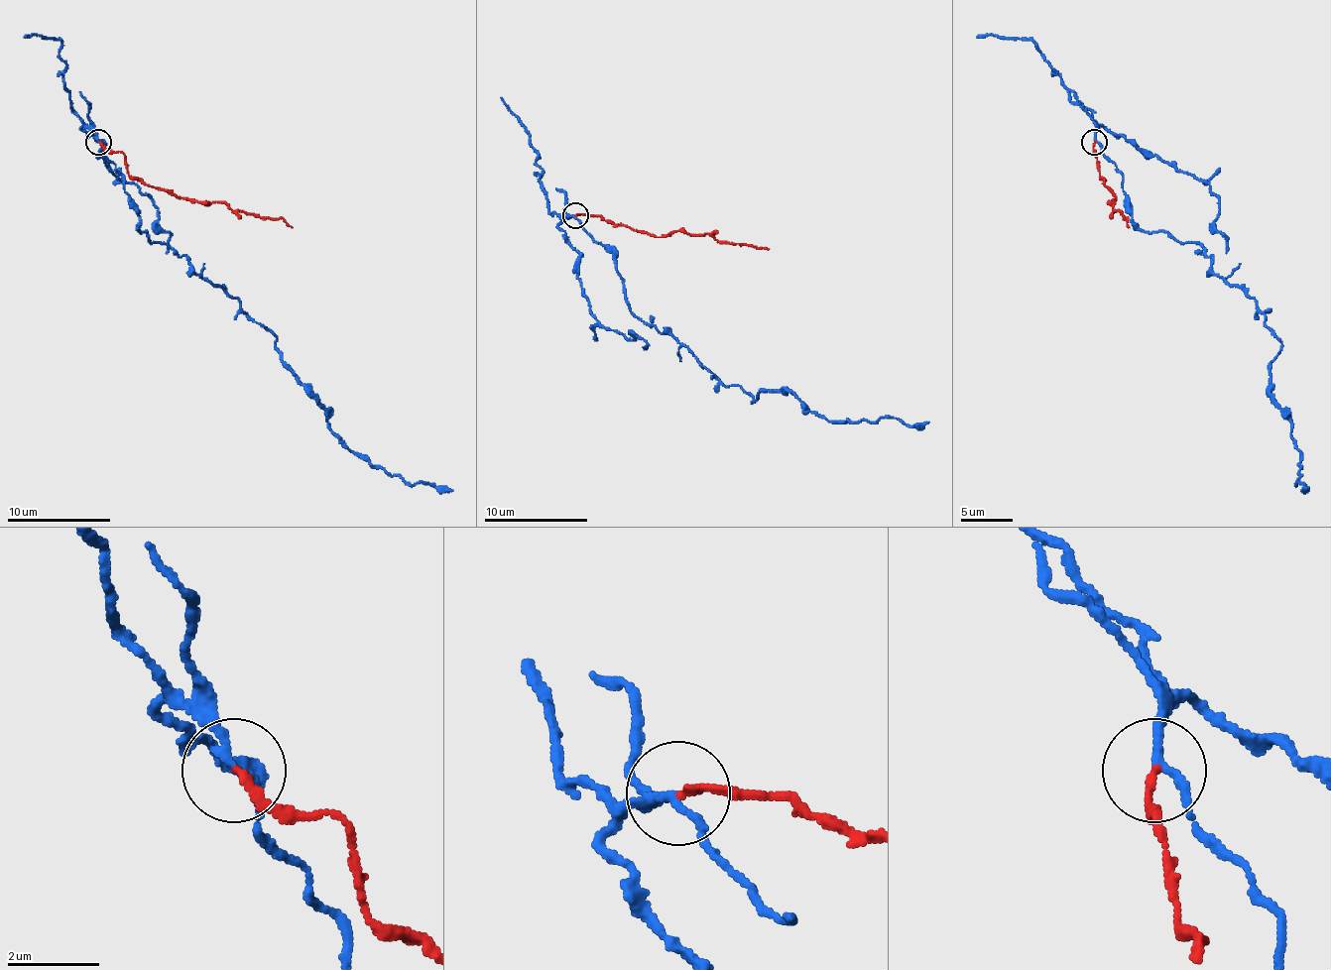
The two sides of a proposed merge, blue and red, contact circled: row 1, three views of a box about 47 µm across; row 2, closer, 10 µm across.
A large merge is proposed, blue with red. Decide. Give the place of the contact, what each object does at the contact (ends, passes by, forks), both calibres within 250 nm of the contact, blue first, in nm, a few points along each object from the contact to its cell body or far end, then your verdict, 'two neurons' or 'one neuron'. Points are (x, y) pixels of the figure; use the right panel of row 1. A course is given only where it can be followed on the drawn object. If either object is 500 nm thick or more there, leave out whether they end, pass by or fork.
(1094, 142) | blue passes by | red ends | 180/150 nm | blue via (1095, 141), (1123, 178), (1126, 208), (1142, 229), (1198, 242), (1280, 343), (1270, 400), (1291, 423), (1301, 490) | red via (1095, 141), (1100, 175), (1116, 198), (1110, 200), (1129, 226) | two neurons

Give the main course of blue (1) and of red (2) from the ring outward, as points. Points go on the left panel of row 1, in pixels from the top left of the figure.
1: (99, 141), (122, 178), (138, 229), (184, 255), (265, 327), (286, 366), (352, 451), (412, 485), (453, 490)
2: (99, 141), (122, 154), (130, 175), (159, 190), (181, 198), (226, 203), (244, 213), (283, 219), (293, 226)

